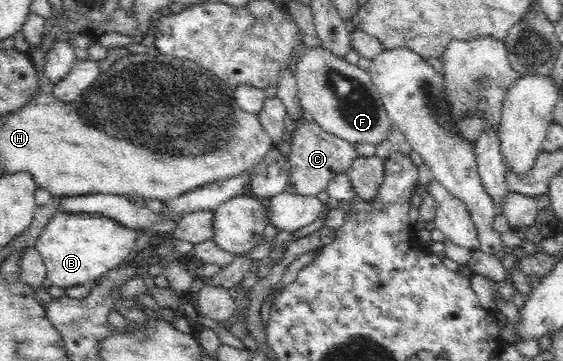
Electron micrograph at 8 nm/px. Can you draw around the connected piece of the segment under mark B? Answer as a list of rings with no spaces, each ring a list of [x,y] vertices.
[[[56,212],[50,223],[41,232],[38,242],[36,242],[35,250],[44,260],[48,279],[52,281],[54,286],[65,289],[68,286],[80,286],[86,284],[86,282],[93,283],[110,270],[114,270],[116,267],[131,260],[138,240],[144,234],[145,232],[140,229],[128,229],[110,218],[98,216],[97,214]]]

